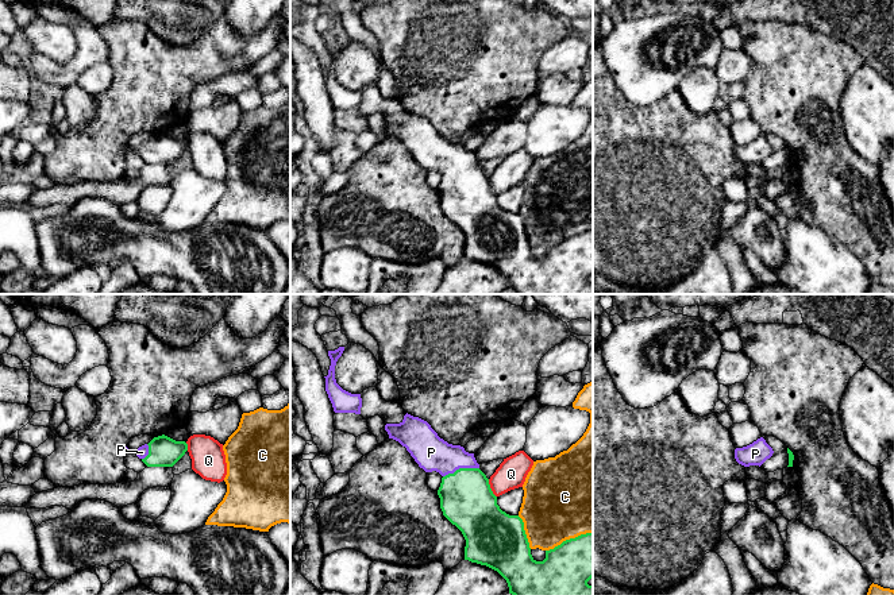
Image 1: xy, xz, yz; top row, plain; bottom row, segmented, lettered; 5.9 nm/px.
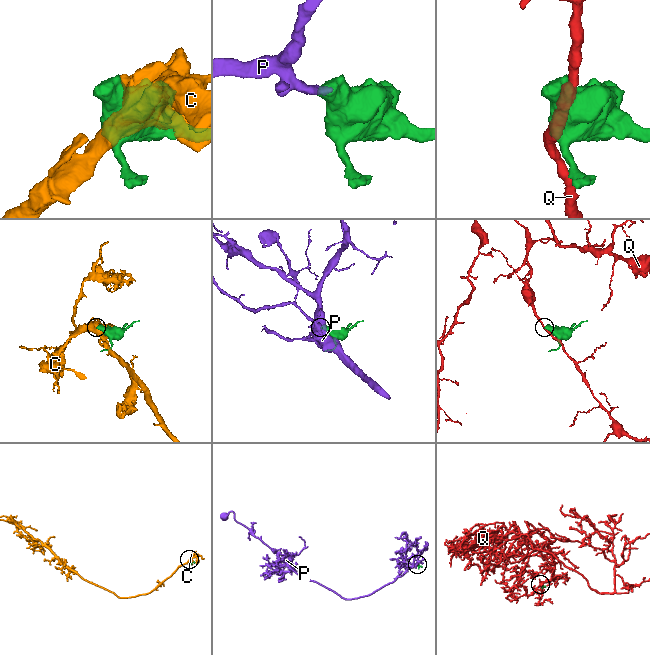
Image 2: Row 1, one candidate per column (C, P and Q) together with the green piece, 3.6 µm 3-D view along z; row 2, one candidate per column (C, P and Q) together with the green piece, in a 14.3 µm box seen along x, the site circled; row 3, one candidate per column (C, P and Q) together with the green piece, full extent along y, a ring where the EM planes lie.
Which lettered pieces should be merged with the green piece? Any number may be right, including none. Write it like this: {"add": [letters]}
{"add": ["P"]}

